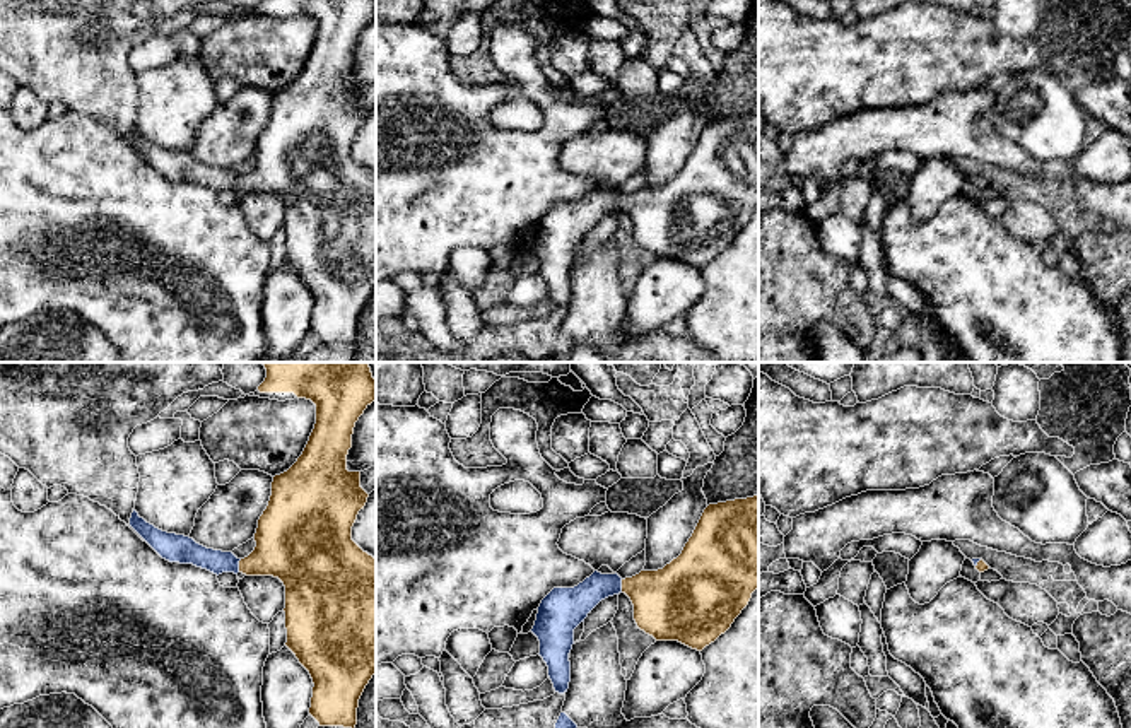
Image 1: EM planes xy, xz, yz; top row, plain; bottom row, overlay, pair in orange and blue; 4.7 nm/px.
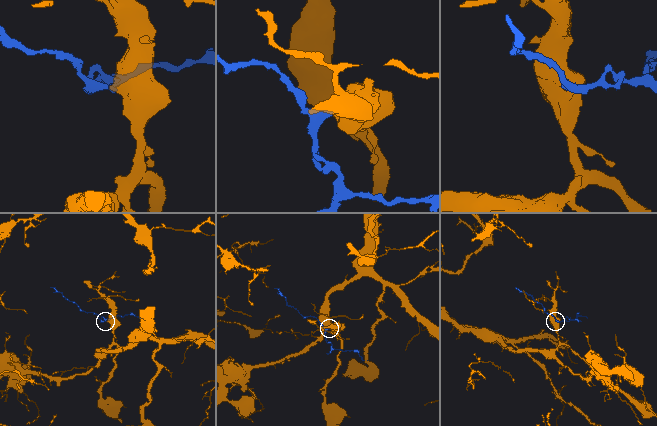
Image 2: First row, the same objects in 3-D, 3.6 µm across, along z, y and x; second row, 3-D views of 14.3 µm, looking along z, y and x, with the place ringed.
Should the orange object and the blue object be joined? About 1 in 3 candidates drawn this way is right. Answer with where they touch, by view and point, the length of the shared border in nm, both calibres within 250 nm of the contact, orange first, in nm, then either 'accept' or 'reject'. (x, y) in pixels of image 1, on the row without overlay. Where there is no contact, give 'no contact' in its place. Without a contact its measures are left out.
xy (240, 183) | 70 nm | 300/110 nm | accept

